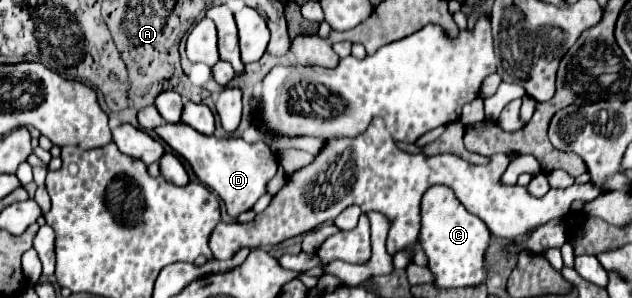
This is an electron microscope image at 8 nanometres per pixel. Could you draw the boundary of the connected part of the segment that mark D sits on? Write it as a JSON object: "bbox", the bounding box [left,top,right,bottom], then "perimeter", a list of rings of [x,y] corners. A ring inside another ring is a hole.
{"bbox":[154,124,276,220],"perimeter":[[[162,124],[154,130],[176,154],[180,154],[192,166],[198,180],[212,188],[224,202],[226,212],[236,220],[242,212],[250,210],[260,196],[268,192],[268,182],[276,176],[276,154],[264,144],[248,144],[242,138],[216,138],[196,132],[188,124]]]}

